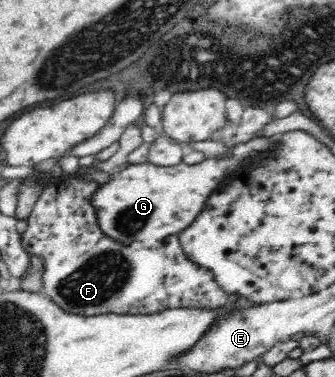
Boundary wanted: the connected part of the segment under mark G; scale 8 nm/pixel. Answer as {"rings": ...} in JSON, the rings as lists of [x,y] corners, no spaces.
{"rings":[[[278,136],[269,139],[257,138],[249,143],[227,147],[224,156],[208,156],[200,164],[158,166],[151,162],[126,163],[109,174],[106,182],[97,182],[93,195],[98,227],[110,239],[121,245],[142,246],[178,235],[197,219],[210,196],[218,189],[223,179],[232,173],[241,162],[261,154],[275,144]]]}

